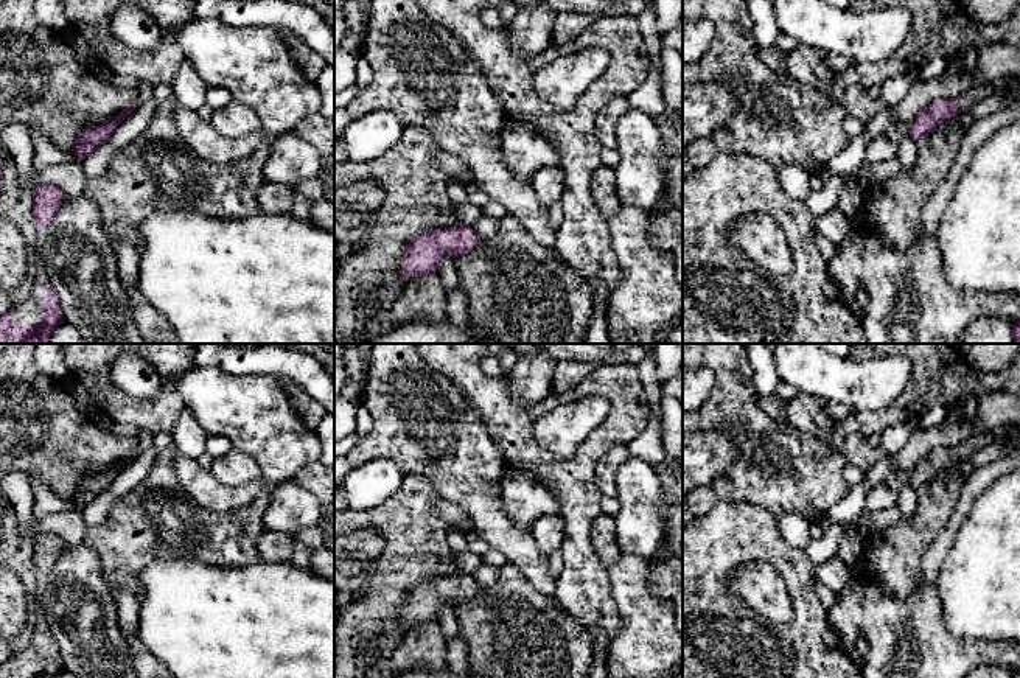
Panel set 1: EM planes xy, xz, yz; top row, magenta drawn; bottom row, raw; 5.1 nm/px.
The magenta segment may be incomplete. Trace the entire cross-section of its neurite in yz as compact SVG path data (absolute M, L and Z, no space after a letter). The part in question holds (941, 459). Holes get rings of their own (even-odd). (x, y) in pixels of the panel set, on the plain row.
M978 432L970 435L958 446L939 446L933 449L925 459L922 459L910 473L910 484L919 490L928 484L938 474L958 465L975 454L978 449L987 446L994 440L990 432Z

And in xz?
M462 572L423 582L406 594L401 620L407 627L438 620L445 602L457 608L459 603L471 600L479 589L480 585L470 574Z

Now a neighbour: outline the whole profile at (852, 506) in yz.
M913 421L899 423L882 432L882 448L886 456L865 471L865 479L852 485L849 493L827 510L824 524L851 524L866 512L868 493L892 473L892 457L902 449L911 432Z

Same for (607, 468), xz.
M627 445L614 446L596 467L596 485L603 498L617 498L617 468L631 459Z

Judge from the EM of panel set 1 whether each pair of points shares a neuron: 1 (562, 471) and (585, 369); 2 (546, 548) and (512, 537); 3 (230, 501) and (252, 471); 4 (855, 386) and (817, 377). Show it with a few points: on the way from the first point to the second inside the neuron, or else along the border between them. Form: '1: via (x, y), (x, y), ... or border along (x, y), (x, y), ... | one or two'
1: border along (614, 363), (596, 367), (562, 392), (552, 391) | two
2: border along (529, 531), (535, 546), (546, 559) | two
3: border along (210, 473), (227, 485), (243, 485), (261, 478) | two
4: via (846, 381), (826, 377) | one

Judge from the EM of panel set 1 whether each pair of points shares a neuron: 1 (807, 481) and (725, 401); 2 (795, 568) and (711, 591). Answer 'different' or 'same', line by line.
1: same
2: same

